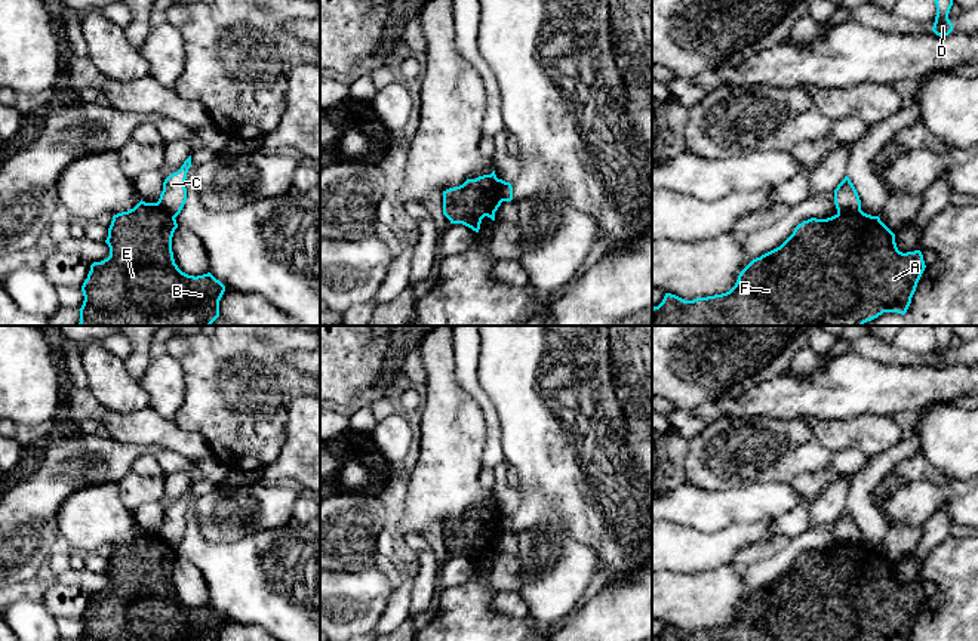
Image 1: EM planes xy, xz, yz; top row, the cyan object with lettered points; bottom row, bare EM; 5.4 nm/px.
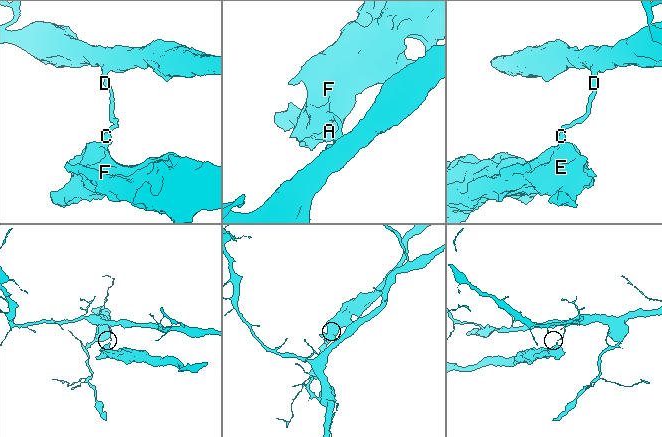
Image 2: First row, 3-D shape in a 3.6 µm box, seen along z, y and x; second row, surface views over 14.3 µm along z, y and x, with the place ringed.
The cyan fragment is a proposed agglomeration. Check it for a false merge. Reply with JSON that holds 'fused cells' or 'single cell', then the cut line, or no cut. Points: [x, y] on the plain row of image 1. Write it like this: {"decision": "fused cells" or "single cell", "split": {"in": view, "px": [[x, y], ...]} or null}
{"decision": "fused cells", "split": {"in": "yz", "px": [[860, 541], [851, 545], [837, 545]]}}

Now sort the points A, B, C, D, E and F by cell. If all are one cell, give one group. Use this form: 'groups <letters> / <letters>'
groups A B E F / C D

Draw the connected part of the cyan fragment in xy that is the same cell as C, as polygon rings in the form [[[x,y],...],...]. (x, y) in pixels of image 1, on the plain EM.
[[[191,487],[184,493],[178,503],[169,506],[163,514],[163,523],[157,534],[173,549],[181,545],[187,533],[185,511],[190,499]]]

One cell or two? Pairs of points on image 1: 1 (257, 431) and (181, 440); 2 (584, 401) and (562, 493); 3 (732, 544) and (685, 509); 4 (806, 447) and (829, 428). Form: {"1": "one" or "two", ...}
{"1": "two", "2": "one", "3": "two", "4": "two"}

